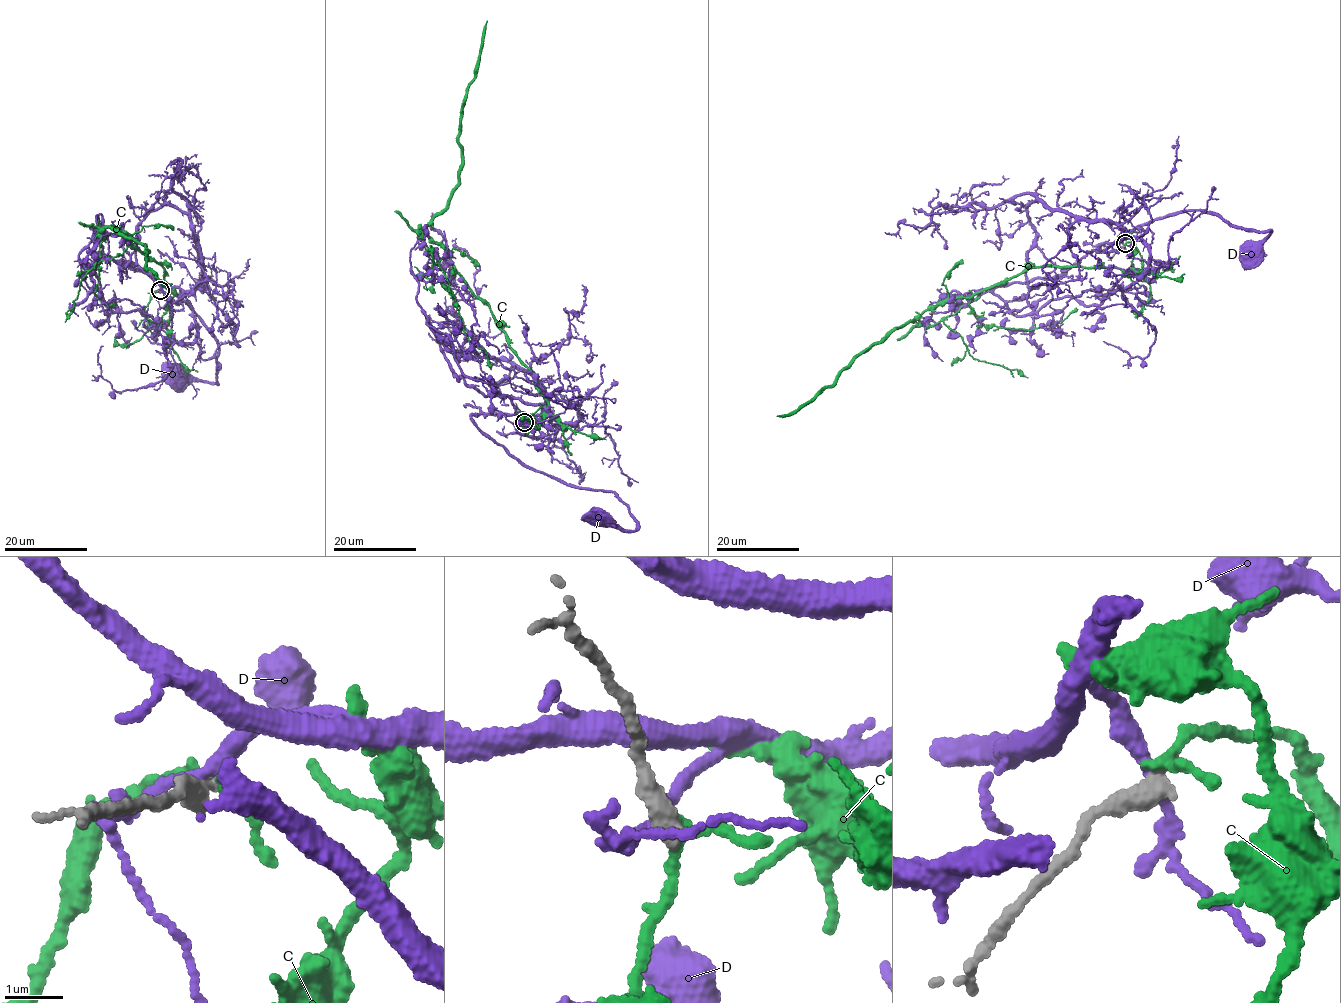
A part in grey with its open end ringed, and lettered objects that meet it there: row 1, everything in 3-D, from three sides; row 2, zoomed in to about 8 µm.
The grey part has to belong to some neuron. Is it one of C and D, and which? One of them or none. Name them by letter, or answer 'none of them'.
none of them

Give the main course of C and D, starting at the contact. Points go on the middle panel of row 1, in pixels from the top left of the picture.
C: (524, 422), (524, 435), (544, 420), (546, 398), (486, 304), (424, 229), (460, 179), (461, 112), (487, 20)
D: (522, 421), (517, 413), (471, 416), (529, 468), (614, 493), (636, 529), (599, 515)

